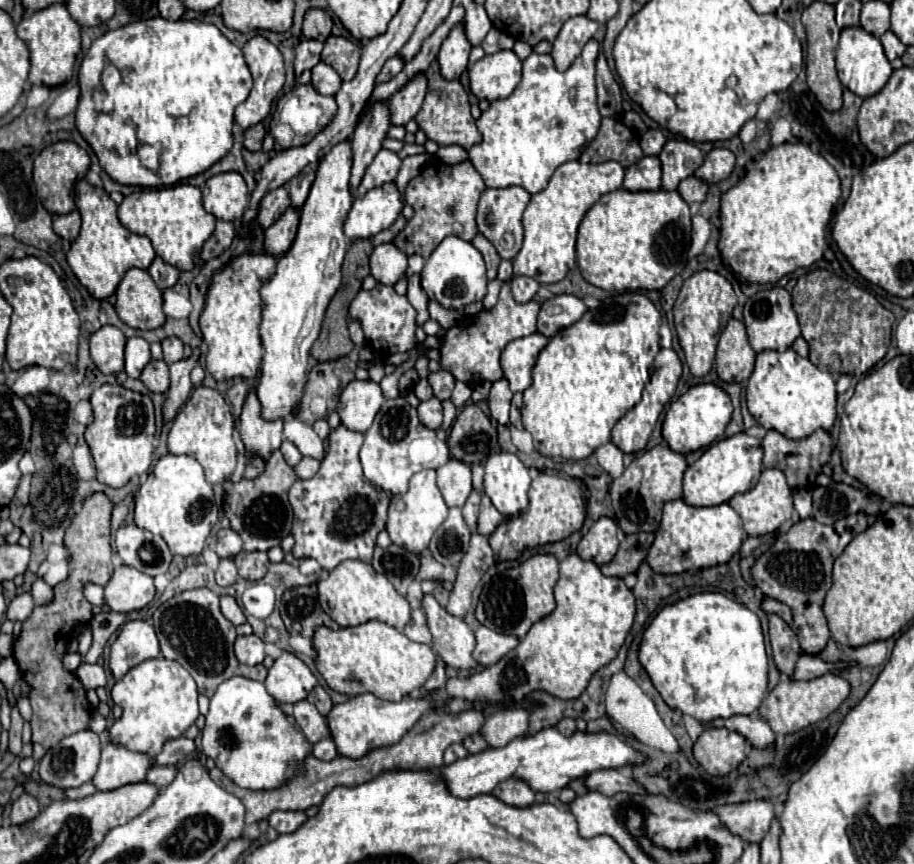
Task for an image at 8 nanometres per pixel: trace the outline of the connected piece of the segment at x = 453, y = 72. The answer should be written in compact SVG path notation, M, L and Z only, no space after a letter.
M459 24L443 40L441 50L437 54L437 62L439 62L439 68L441 68L441 76L445 80L459 80L459 76L467 68L469 52L471 52L471 44L465 38L463 24Z

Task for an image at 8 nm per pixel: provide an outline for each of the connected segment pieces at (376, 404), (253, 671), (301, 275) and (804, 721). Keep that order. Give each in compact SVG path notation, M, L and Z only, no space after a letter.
M353 380L349 382L337 404L337 412L341 416L341 424L355 432L365 432L371 424L375 414L379 412L385 396L381 386L373 380Z
M195 588L181 592L173 596L171 600L163 602L155 612L153 612L153 626L161 644L161 652L165 658L171 658L179 662L197 682L197 688L205 696L213 696L217 686L223 680L229 680L233 676L247 676L253 680L265 680L267 668L263 664L257 664L253 668L243 666L235 652L233 652L233 642L237 638L235 626L221 614L219 610L219 596L211 592L209 588Z
M351 140L335 144L327 156L319 160L315 182L309 198L301 208L299 230L291 250L277 262L275 276L263 284L263 360L261 360L261 382L257 396L263 404L263 418L287 418L295 414L297 404L303 396L307 378L309 348L319 336L325 308L341 284L341 264L347 252L347 240L343 236L343 220L353 204L351 194Z
M833 672L815 680L791 680L787 676L781 676L781 682L763 700L759 712L775 734L785 736L827 718L831 712L835 712L841 706L841 702L849 696L849 692L851 692L849 680L843 680L843 676Z

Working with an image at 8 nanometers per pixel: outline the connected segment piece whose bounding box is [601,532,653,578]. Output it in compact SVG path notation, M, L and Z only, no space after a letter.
M645 532L625 536L623 542L619 544L615 558L609 564L603 564L601 572L605 576L619 576L619 578L623 578L625 574L637 572L639 564L647 556L651 542L653 542L653 534L645 534Z

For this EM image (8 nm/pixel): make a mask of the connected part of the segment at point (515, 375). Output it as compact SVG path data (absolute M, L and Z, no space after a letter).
M539 332L509 342L501 354L503 376L509 380L511 392L523 392L531 386L531 370L547 338Z

